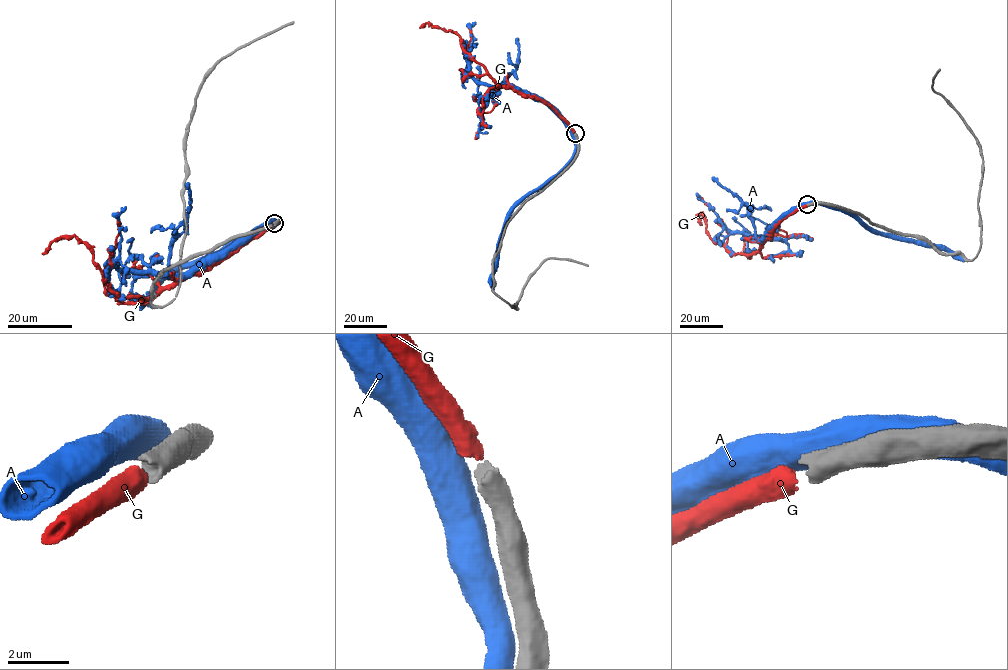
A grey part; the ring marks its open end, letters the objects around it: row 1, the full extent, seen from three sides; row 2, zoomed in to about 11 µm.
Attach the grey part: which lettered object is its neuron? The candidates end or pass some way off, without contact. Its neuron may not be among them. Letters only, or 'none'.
G

